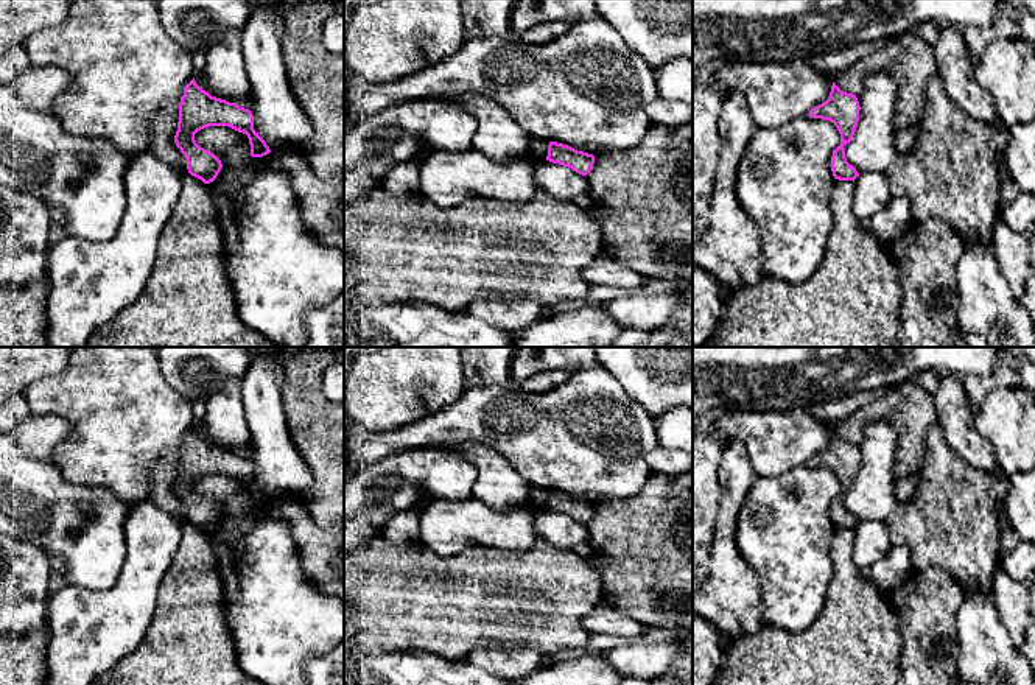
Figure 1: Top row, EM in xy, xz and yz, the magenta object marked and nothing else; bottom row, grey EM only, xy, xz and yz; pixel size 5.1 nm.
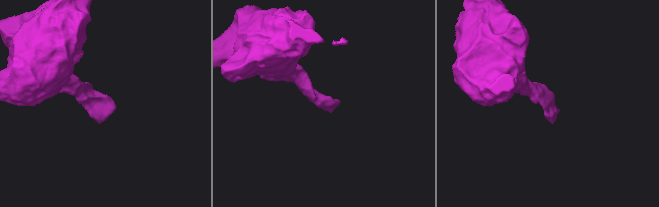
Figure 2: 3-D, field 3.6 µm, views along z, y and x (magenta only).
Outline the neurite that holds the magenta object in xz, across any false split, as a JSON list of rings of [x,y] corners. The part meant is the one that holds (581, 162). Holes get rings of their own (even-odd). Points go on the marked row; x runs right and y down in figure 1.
[[[549,142],[546,160],[568,167],[573,171],[587,176],[593,170],[595,156],[577,151],[563,143]]]

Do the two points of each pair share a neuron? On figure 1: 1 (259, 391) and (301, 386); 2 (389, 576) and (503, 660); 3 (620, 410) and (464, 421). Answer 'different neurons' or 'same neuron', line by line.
1: different neurons
2: different neurons
3: same neuron

